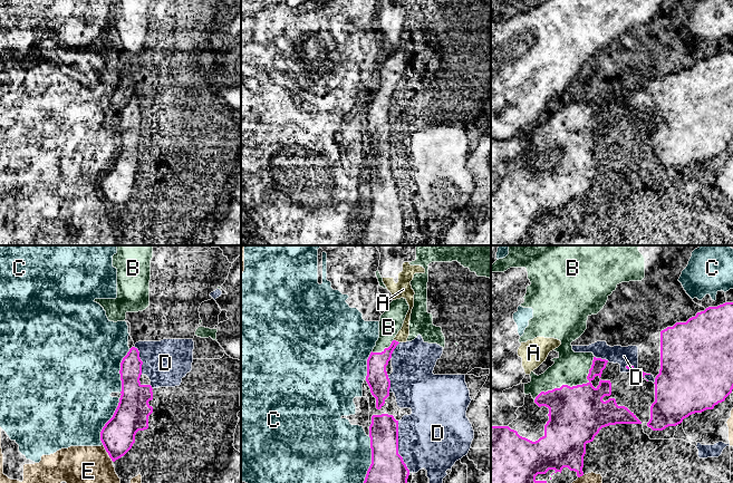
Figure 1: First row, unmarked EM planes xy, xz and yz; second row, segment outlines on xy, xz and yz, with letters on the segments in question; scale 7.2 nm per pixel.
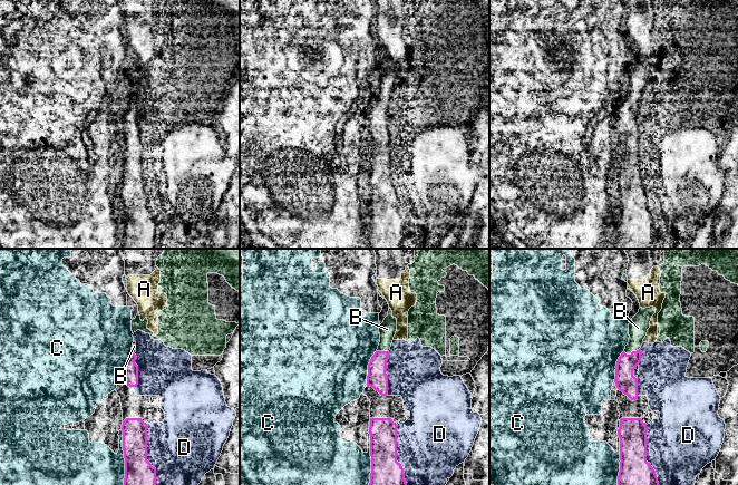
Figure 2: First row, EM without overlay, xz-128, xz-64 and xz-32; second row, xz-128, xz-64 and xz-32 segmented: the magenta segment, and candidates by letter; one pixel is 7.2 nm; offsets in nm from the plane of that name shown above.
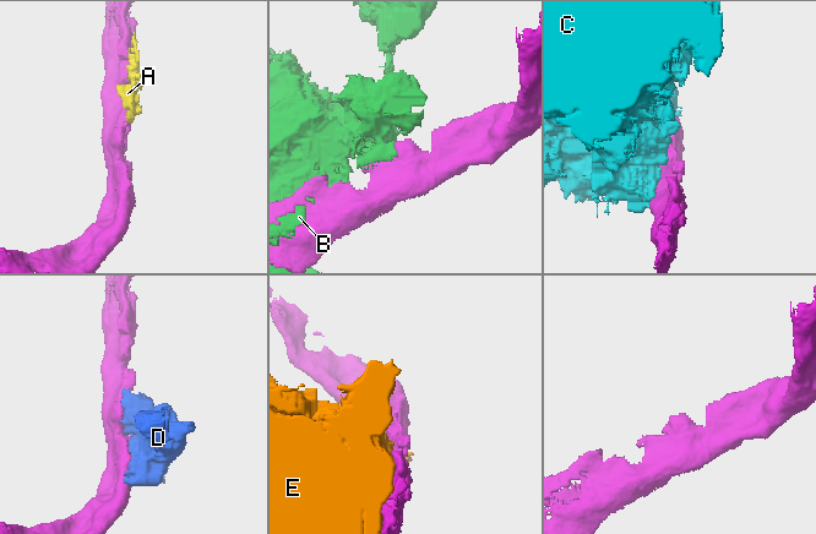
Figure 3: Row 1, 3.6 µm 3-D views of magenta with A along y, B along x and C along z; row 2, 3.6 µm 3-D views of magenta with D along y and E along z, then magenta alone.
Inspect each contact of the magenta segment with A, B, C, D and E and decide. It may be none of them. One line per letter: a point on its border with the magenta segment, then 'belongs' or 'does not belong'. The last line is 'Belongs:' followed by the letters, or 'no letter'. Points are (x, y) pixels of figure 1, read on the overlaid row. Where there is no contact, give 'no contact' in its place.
A: meets magenta in xz at (395, 340); does not belong
B: meets magenta in yz at (572, 386); does not belong
C: meets magenta in xy at (107, 422); does not belong
D: meets magenta in xz at (397, 446); does not belong
E: meets magenta in xy at (107, 452); does not belong
Belongs: no letter

